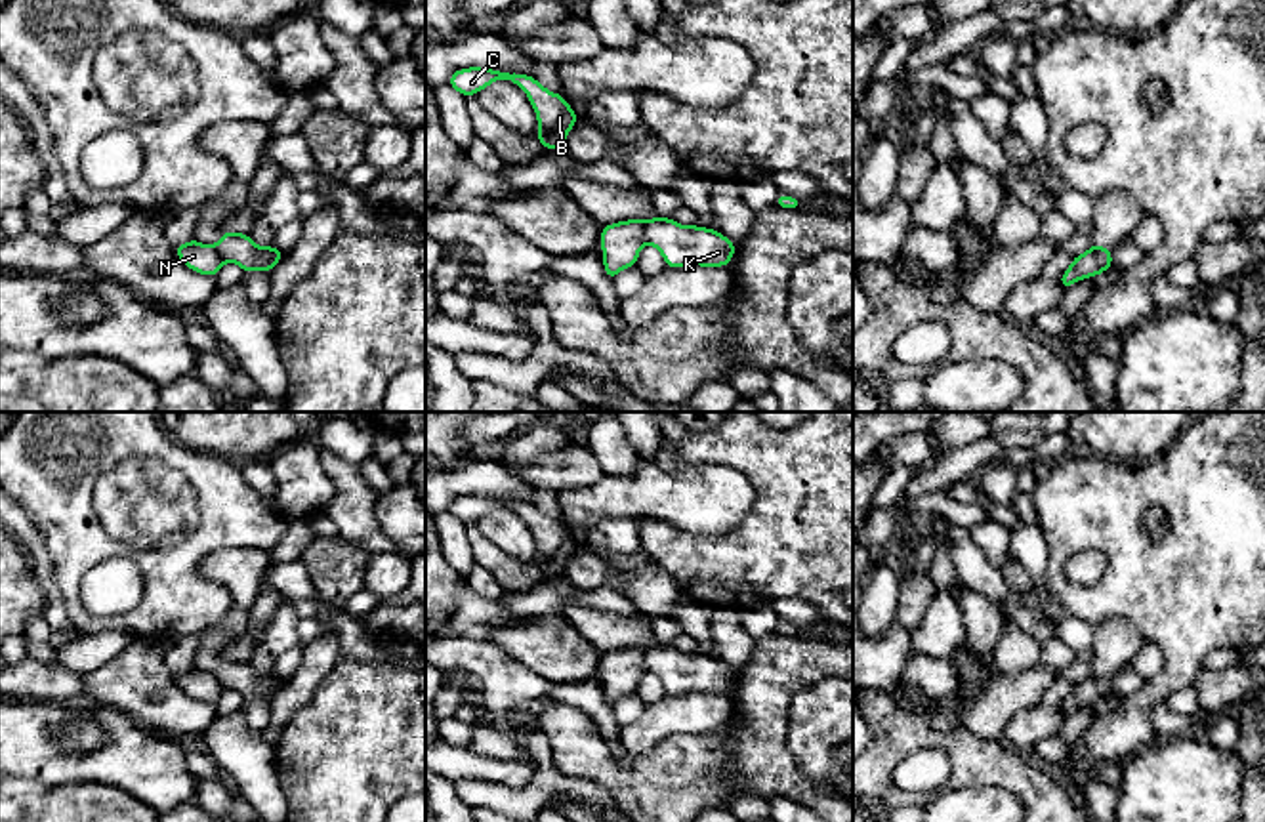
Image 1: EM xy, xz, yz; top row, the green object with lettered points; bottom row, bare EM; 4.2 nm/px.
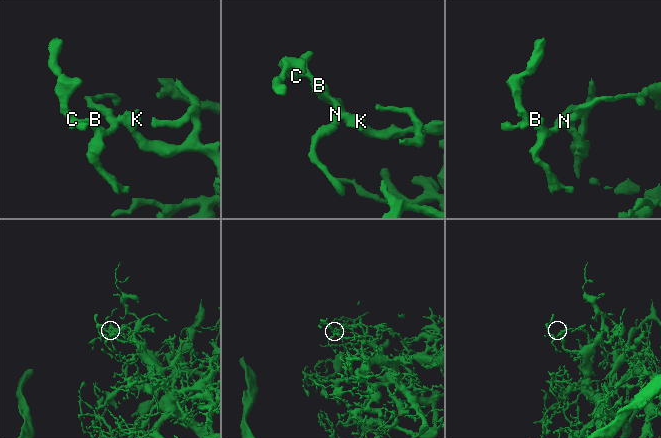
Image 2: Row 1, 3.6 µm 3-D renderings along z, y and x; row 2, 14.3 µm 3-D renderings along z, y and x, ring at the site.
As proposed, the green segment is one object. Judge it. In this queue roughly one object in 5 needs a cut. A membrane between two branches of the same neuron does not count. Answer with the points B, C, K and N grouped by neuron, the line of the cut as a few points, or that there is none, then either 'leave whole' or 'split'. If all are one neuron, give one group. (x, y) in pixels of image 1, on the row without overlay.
B C N / K | xz (647, 647), (643, 668) | split

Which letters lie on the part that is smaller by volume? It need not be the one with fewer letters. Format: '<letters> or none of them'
B, C, N

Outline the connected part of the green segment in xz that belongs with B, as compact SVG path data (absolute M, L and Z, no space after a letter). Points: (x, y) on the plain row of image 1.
M467 494L454 498L448 505L448 513L467 524L477 523L494 507L509 507L517 511L527 521L536 540L538 568L544 572L546 578L563 576L569 559L580 545L561 521L546 517L534 503L523 500Z

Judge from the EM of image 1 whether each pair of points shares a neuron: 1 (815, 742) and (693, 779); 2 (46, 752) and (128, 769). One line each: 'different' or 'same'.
1: different
2: same

